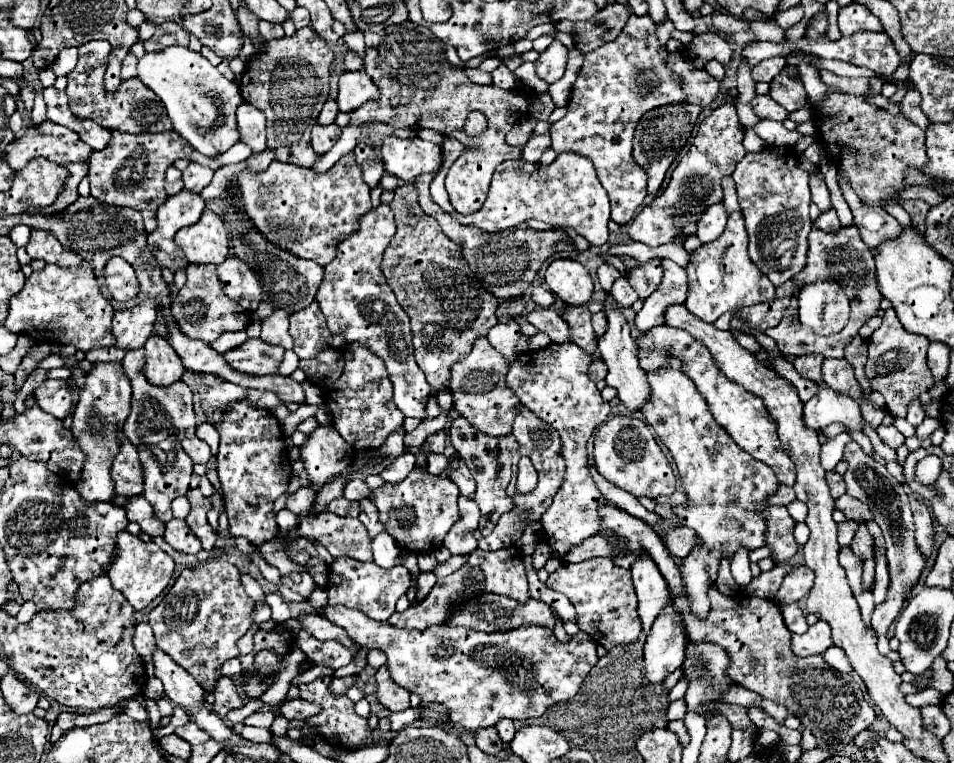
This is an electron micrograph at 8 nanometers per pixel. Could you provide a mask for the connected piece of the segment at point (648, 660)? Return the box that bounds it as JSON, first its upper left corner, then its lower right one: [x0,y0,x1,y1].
[644,604,686,684]

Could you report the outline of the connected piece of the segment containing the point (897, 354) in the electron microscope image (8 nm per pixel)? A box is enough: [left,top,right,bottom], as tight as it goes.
[864,308,934,418]

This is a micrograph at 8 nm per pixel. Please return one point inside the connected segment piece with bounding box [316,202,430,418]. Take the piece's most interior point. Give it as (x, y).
(358, 304)

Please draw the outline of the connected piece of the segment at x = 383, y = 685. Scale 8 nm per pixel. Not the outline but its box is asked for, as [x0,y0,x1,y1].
[376,666,410,710]

